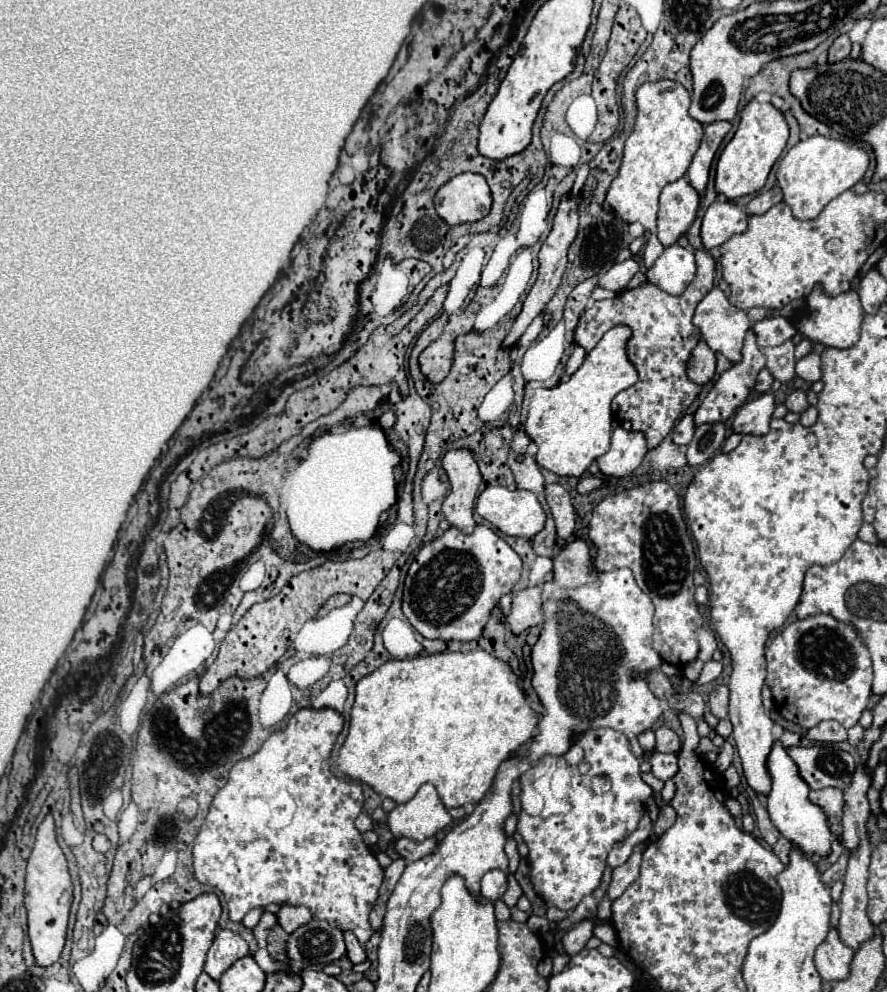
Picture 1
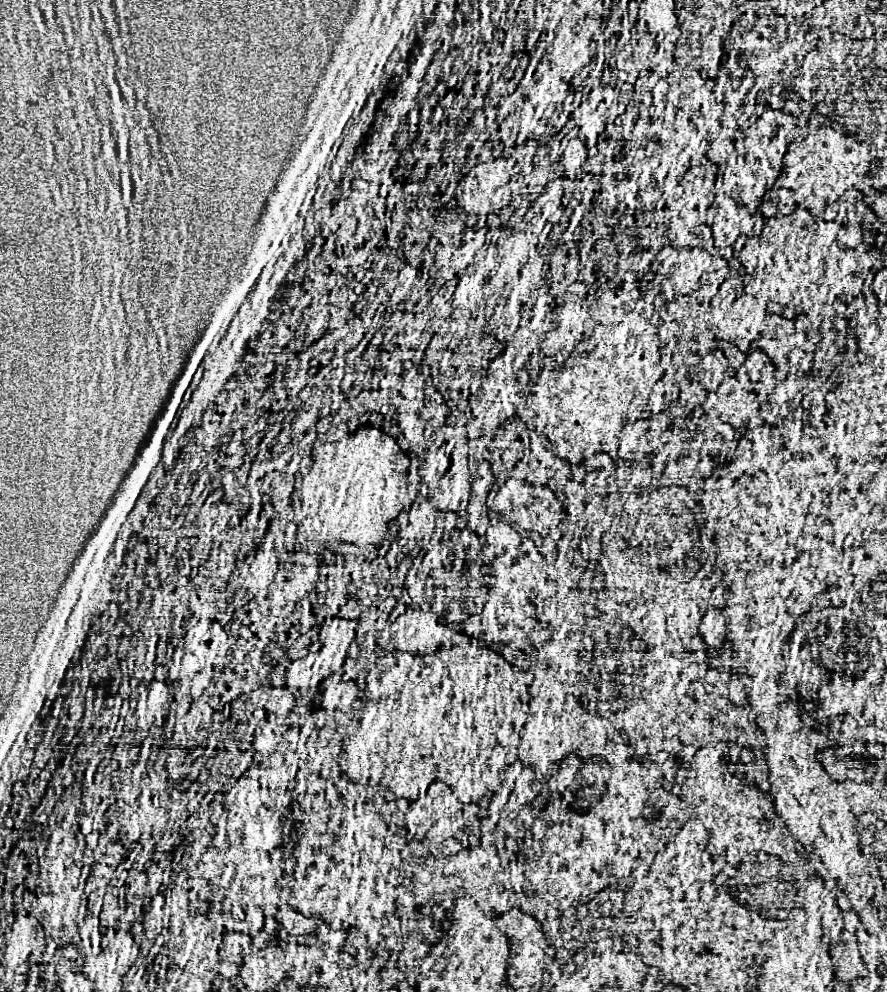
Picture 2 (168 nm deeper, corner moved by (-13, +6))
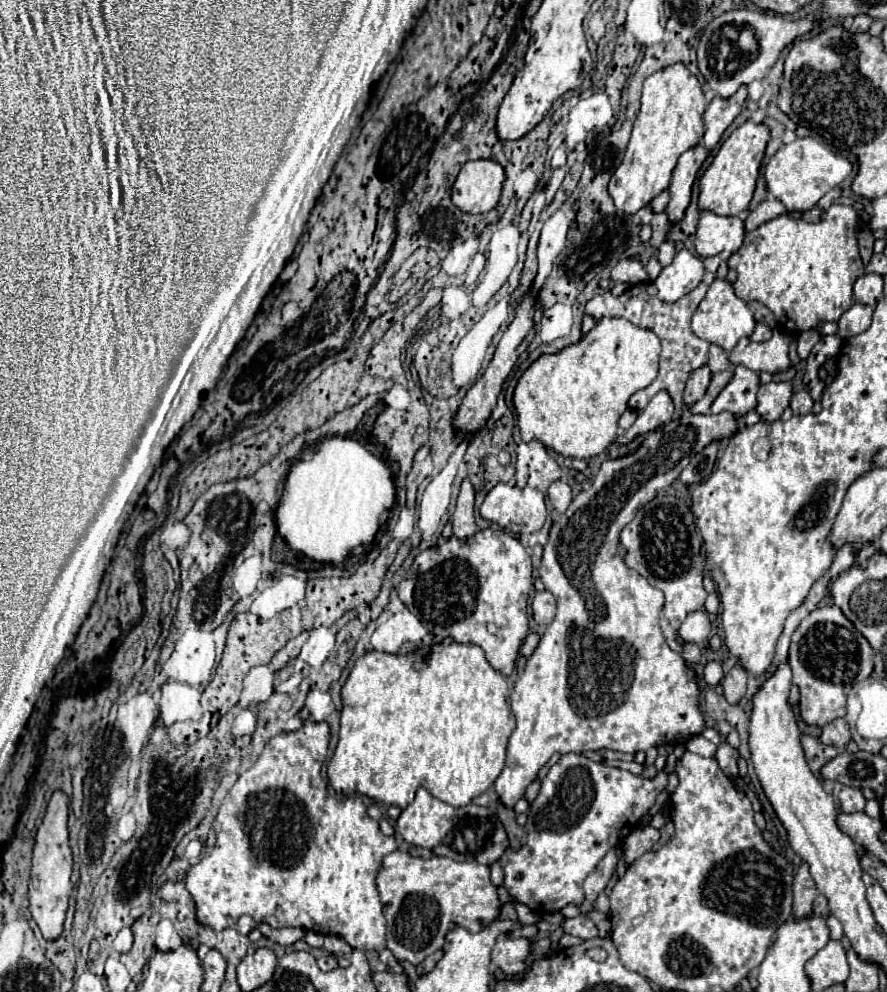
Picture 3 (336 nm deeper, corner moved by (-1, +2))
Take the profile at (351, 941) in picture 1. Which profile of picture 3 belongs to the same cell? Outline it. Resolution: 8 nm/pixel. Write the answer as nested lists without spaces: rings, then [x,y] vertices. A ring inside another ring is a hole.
[[[325,936],[323,950],[329,952],[329,954],[333,954],[333,956],[347,956],[349,958],[349,954],[351,954],[353,948],[343,938],[339,938],[339,936]]]

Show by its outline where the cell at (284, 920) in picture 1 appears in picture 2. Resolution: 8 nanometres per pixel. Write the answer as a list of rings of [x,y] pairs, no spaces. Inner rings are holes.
[[[279,908],[275,914],[275,920],[281,924],[281,928],[289,934],[289,936],[303,936],[309,932],[315,932],[323,926],[321,916],[311,914],[311,916],[303,916],[299,912],[295,912],[293,908]]]

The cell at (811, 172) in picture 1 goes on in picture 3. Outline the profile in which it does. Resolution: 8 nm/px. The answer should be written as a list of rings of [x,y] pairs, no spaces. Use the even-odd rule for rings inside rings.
[[[797,138],[791,144],[781,146],[765,166],[767,192],[773,194],[787,210],[811,210],[831,188],[839,186],[851,172],[851,162],[831,152],[823,142],[815,138]]]

